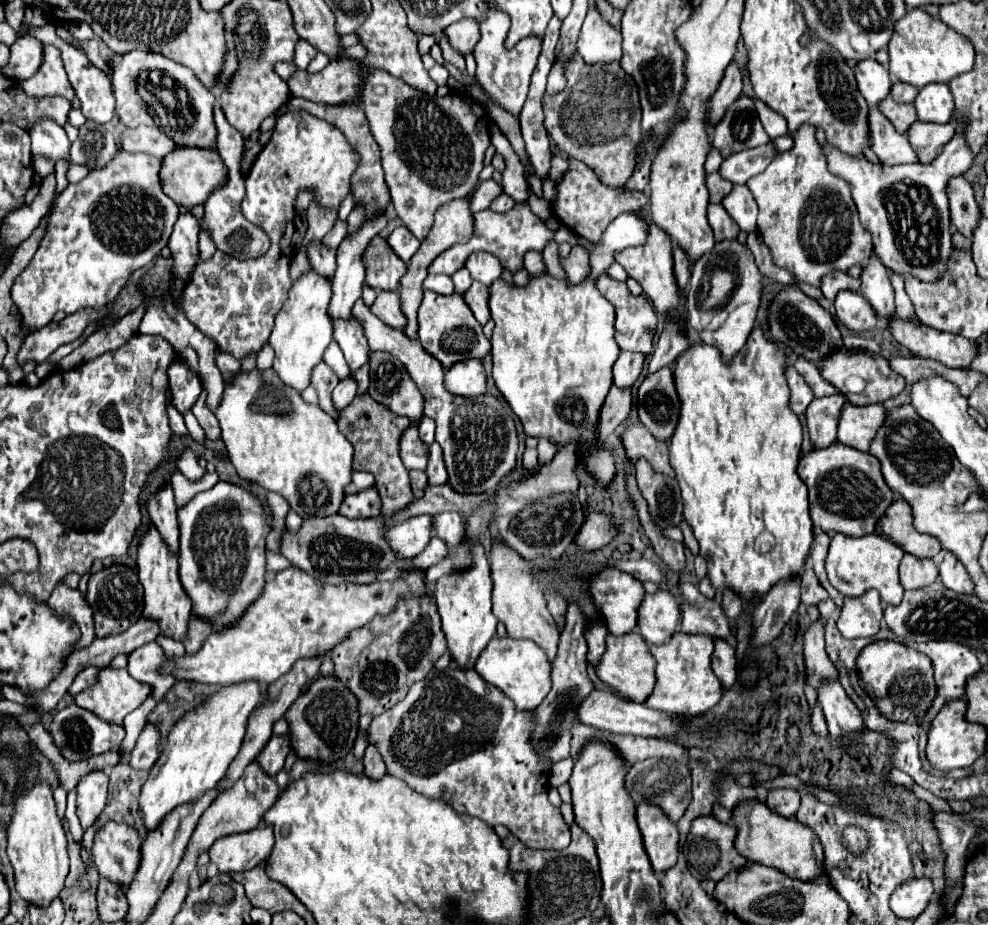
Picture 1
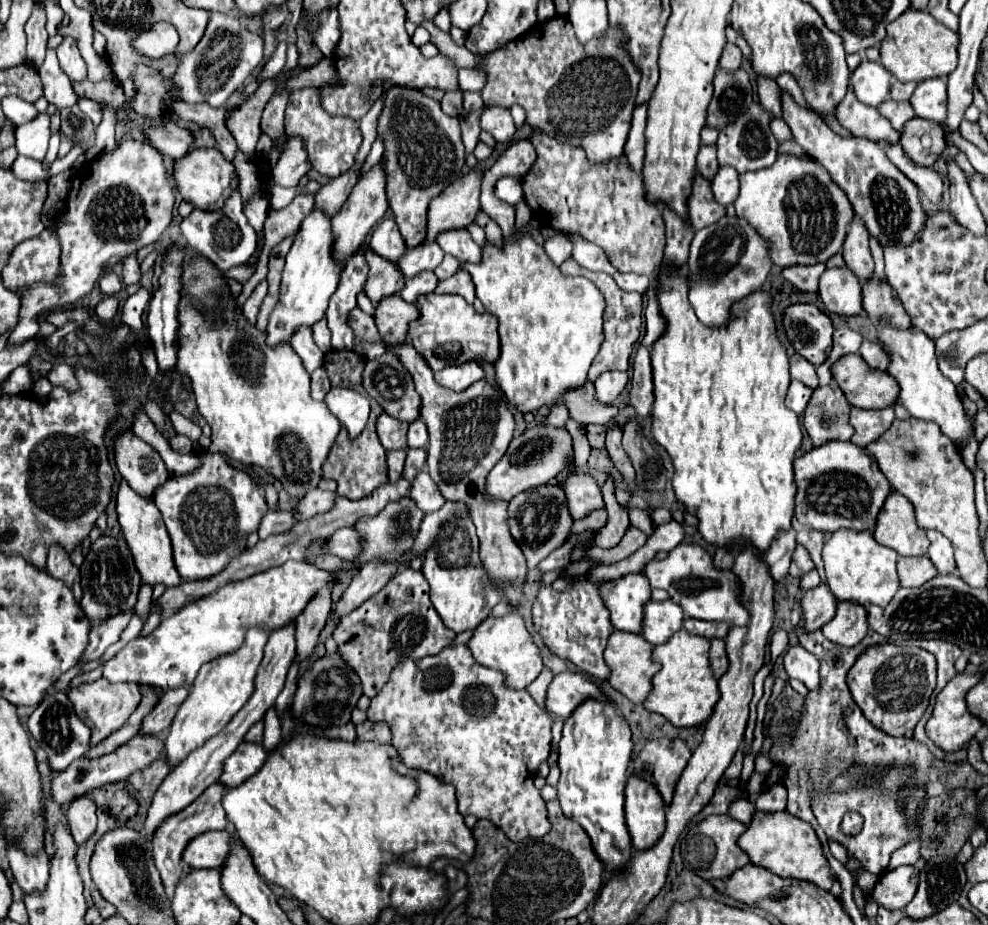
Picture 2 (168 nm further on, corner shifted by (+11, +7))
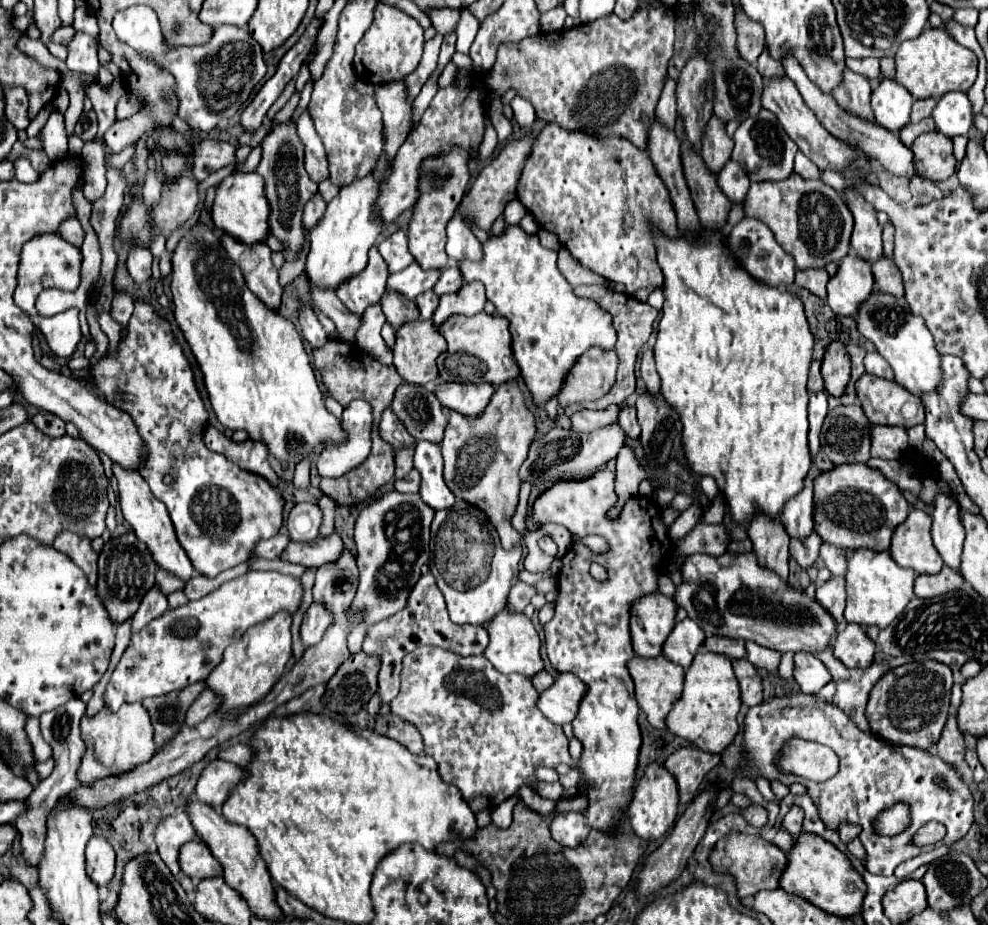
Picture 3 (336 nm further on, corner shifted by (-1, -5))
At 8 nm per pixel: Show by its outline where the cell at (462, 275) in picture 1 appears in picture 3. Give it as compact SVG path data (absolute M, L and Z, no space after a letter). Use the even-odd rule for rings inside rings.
M448 265L442 269L442 277L438 281L438 285L434 285L434 291L438 295L444 295L444 293L454 293L462 287L464 279L462 279L462 273L458 271L458 265Z

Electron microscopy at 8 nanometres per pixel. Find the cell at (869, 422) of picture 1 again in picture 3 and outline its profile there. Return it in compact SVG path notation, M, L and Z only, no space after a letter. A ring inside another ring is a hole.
M872 425L870 429L870 455L880 459L894 459L902 457L908 451L908 433L902 427L886 427L886 425Z

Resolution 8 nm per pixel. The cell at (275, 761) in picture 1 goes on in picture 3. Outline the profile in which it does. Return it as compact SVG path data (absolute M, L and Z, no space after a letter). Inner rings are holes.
M216 759L202 771L196 785L196 795L202 803L212 805L214 809L220 809L222 803L232 793L234 785L242 783L242 779L246 777L248 775L240 765Z

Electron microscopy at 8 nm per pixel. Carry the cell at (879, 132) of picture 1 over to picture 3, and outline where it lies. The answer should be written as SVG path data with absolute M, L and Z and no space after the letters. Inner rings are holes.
M846 69L846 81L840 85L840 89L834 89L834 99L844 111L854 113L856 117L862 117L866 121L874 121L870 109L870 93L872 93L870 81Z

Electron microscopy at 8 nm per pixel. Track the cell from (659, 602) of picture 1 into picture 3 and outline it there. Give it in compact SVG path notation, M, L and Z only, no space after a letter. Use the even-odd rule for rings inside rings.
M686 617L684 621L674 625L672 633L664 641L662 653L670 661L674 661L674 663L678 663L682 667L688 667L690 661L694 659L694 653L700 649L702 641L704 641L702 629L696 625L696 621Z

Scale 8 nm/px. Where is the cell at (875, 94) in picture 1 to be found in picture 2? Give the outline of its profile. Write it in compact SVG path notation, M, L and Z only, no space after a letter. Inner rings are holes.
M864 59L852 73L852 87L856 97L872 107L878 107L890 93L890 71L882 63Z

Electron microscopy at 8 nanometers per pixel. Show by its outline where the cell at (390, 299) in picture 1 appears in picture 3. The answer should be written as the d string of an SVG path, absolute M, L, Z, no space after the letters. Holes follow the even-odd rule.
M408 321L396 331L396 343L392 347L394 367L404 381L426 385L438 375L436 357L444 349L446 341L438 333L434 321Z

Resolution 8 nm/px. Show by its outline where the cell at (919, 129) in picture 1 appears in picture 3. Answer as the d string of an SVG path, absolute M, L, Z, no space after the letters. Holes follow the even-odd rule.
M922 133L914 145L914 167L916 173L934 183L946 181L956 171L956 159L952 153L952 139L938 133Z

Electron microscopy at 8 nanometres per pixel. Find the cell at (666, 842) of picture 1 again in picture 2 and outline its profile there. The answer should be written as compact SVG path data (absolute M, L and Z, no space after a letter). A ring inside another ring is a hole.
M630 775L626 783L624 813L632 847L636 851L652 847L664 833L664 801L650 781L642 781L642 777Z

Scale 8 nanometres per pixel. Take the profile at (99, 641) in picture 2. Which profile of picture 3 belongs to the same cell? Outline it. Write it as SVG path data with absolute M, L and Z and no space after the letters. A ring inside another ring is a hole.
M156 587L150 589L150 593L146 593L146 597L142 599L142 605L140 605L138 613L132 617L132 633L138 633L150 621L162 617L166 611L168 611L166 595L162 595Z

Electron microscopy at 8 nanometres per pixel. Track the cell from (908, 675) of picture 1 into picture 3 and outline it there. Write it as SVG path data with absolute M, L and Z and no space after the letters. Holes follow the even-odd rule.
M914 661L884 673L870 691L866 707L872 733L894 745L930 749L936 745L944 729L950 705L950 689L952 671L948 665L938 661Z

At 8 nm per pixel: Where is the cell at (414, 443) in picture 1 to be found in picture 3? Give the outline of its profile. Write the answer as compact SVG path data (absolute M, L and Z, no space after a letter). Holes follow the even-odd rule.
M386 409L382 413L382 421L380 421L380 435L386 443L390 443L394 449L404 449L406 445L414 445L416 439L410 437L410 433L406 433L404 425L394 417L394 413L390 409Z

